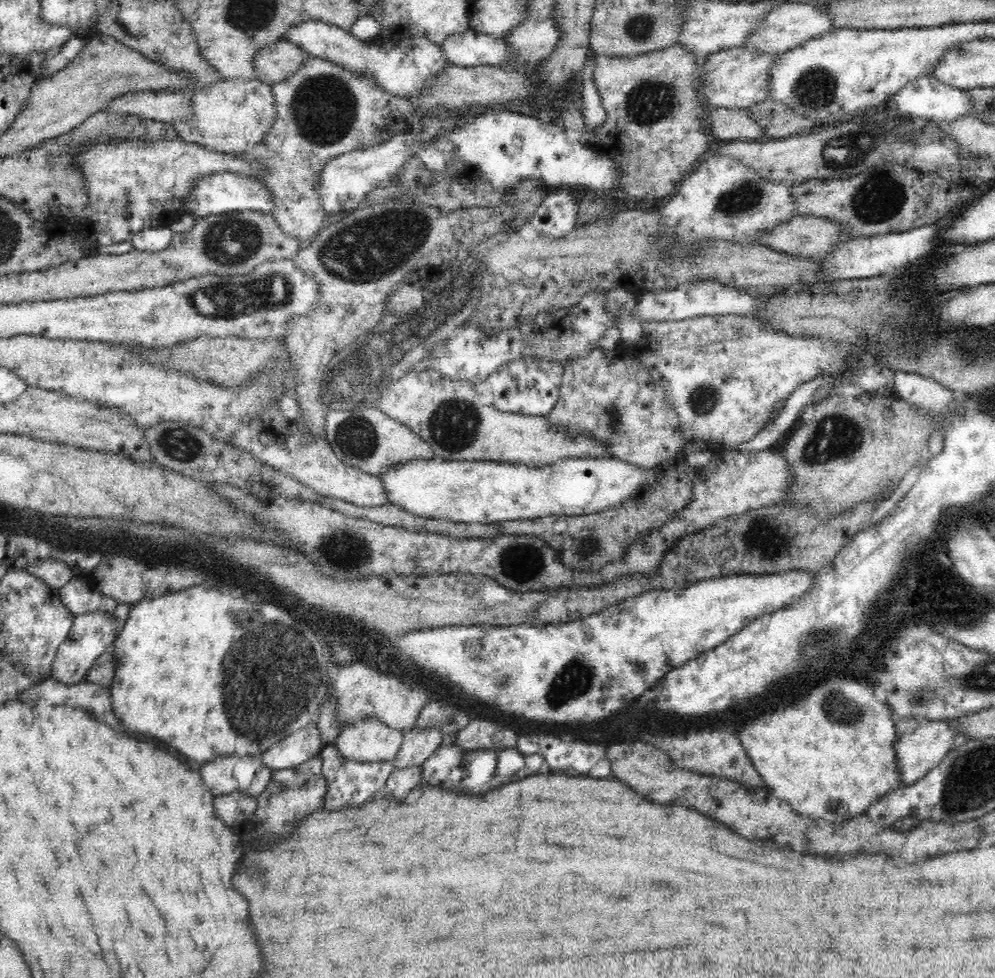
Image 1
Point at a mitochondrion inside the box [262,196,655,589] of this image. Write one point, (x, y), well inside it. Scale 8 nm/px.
(357, 376)

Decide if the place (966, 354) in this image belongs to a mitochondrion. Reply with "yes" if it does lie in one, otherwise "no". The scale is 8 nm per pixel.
yes

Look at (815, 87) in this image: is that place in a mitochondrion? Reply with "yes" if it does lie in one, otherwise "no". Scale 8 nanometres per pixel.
yes

